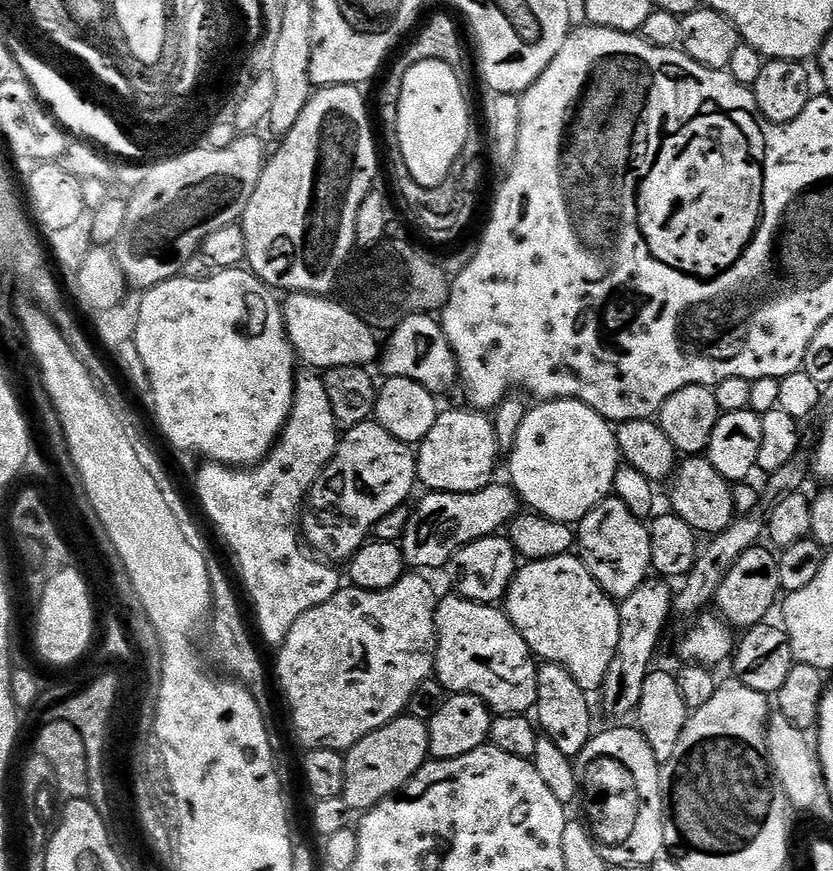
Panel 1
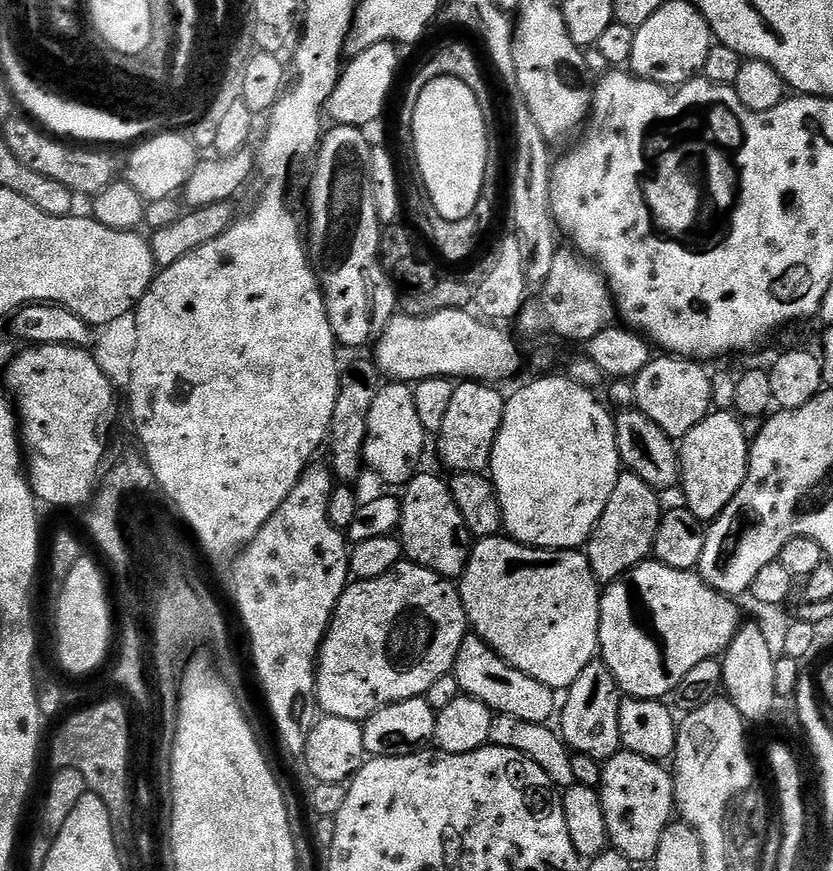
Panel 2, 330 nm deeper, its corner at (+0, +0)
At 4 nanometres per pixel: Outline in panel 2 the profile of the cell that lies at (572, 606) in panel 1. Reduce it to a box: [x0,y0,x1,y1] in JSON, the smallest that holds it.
[458,534,602,690]

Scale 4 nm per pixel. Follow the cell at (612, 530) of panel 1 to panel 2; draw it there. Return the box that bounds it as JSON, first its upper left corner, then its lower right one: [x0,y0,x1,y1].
[586,471,662,581]

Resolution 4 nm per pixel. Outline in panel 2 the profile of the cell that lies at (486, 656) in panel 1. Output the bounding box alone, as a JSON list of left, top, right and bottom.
[454,634,558,724]

